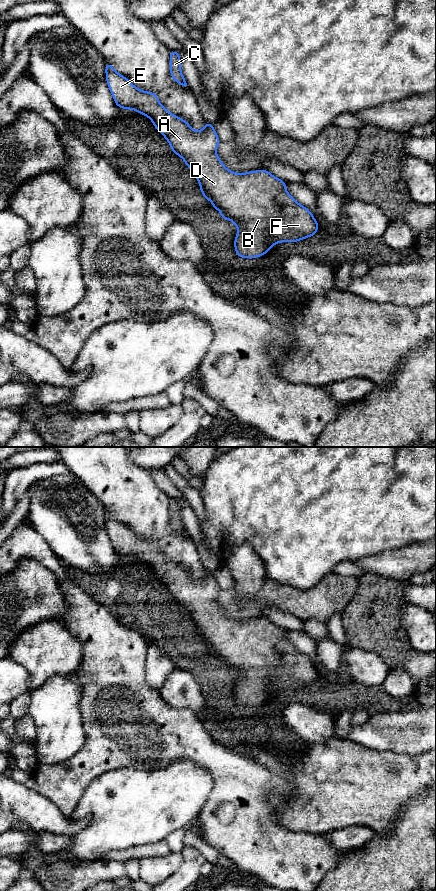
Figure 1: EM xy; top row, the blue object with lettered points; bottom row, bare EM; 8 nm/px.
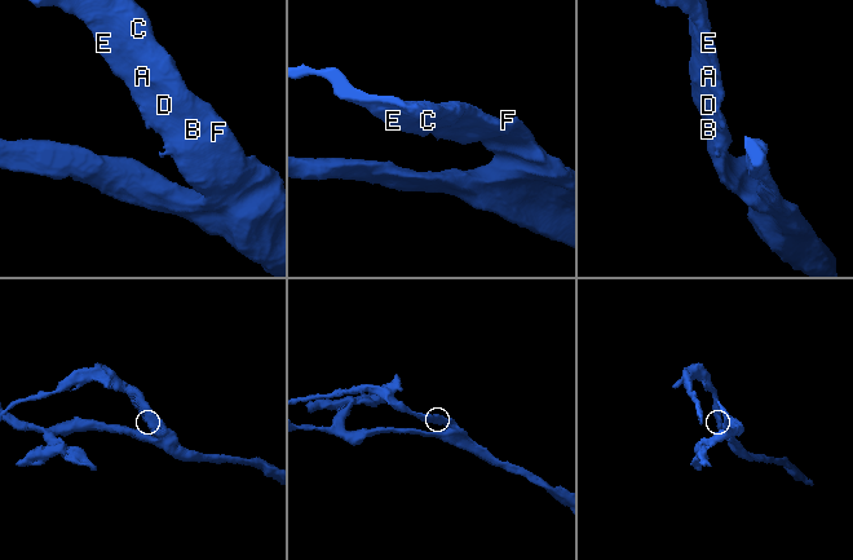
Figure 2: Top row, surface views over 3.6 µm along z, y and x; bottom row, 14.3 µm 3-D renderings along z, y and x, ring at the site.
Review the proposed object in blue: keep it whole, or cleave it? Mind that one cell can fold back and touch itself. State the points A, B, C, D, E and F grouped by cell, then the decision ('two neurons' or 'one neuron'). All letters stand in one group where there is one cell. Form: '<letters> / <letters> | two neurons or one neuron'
A B C D E F | one neuron

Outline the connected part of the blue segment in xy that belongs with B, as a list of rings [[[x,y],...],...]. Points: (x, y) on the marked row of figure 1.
[[[105,62],[105,74],[108,88],[118,108],[135,110],[148,117],[157,131],[166,138],[173,153],[184,159],[185,166],[191,169],[193,176],[200,183],[198,187],[207,201],[212,201],[212,209],[218,209],[224,221],[231,220],[238,227],[234,239],[234,250],[239,258],[259,258],[267,254],[274,244],[281,242],[299,242],[305,238],[313,237],[321,228],[310,210],[299,204],[286,189],[284,180],[272,175],[266,169],[237,173],[228,170],[216,153],[217,146],[221,143],[213,124],[205,123],[202,130],[194,131],[190,123],[177,115],[171,114],[164,105],[159,103],[158,94],[140,90],[128,78],[119,74],[112,64]]]

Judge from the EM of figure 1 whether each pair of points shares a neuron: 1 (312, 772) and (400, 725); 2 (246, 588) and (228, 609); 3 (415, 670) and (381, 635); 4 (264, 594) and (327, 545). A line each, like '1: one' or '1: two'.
1: two
2: two
3: one
4: two

